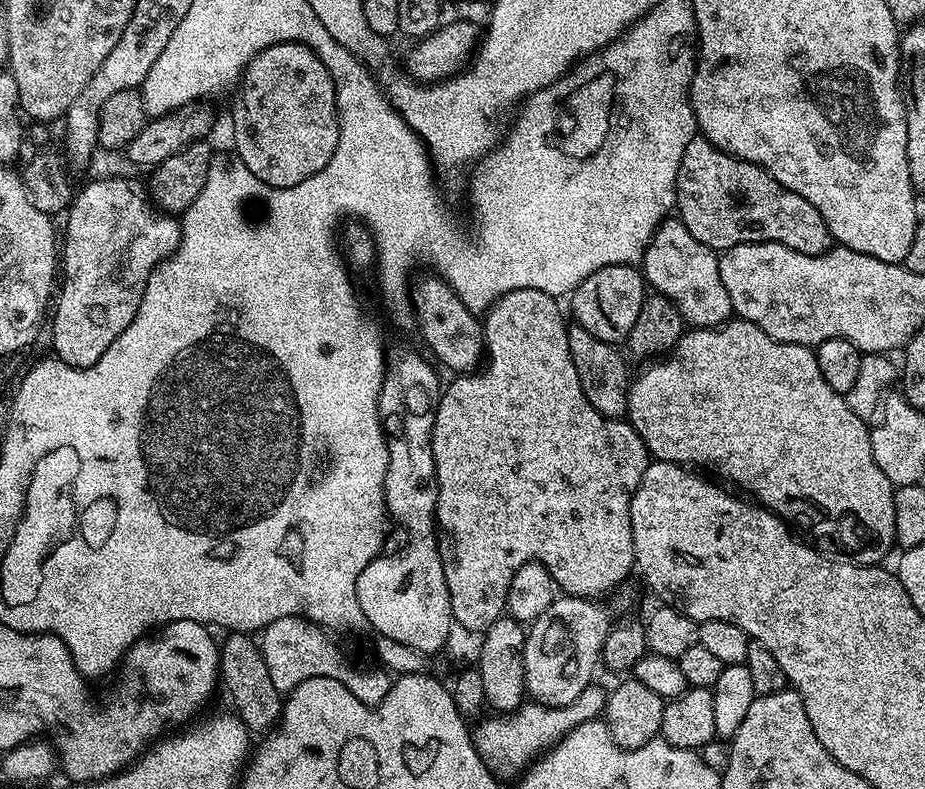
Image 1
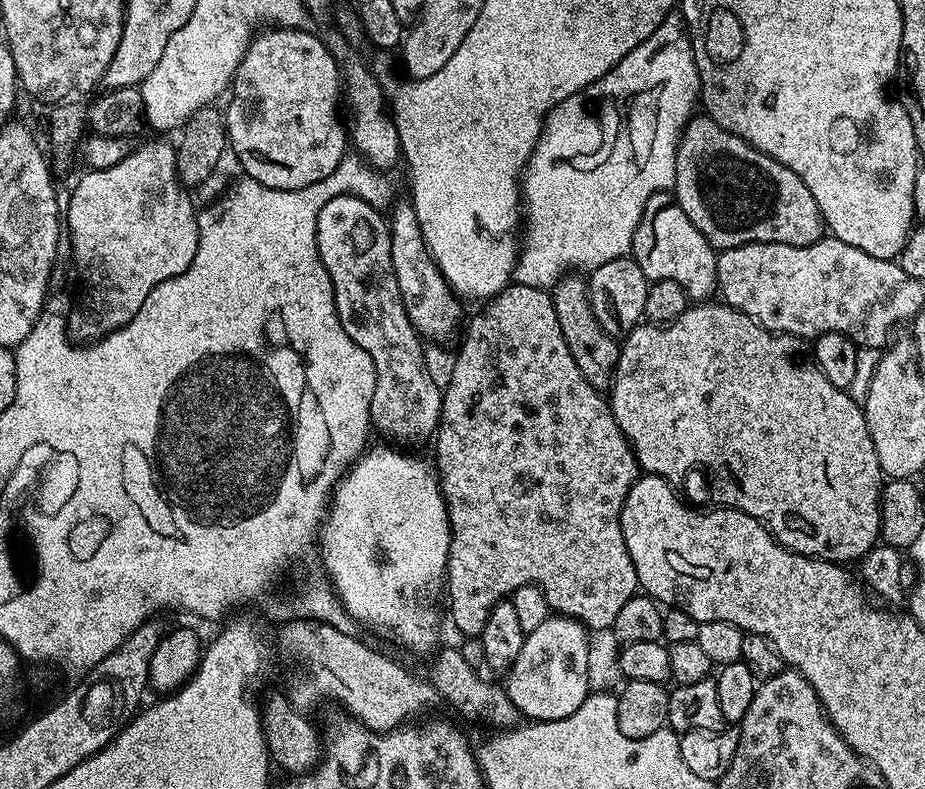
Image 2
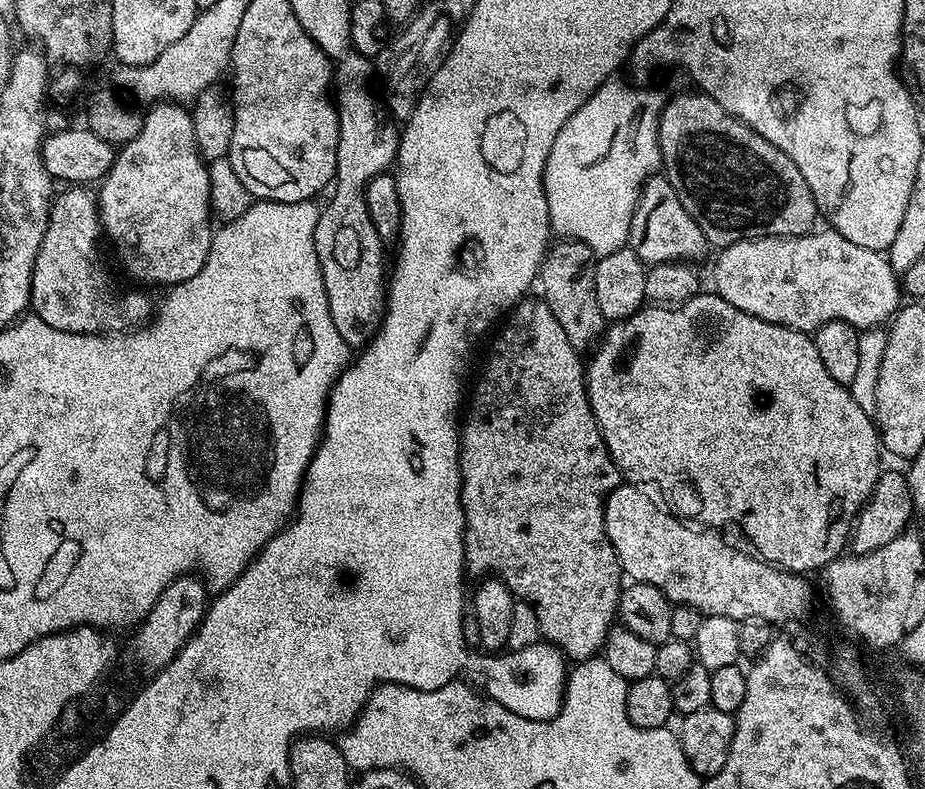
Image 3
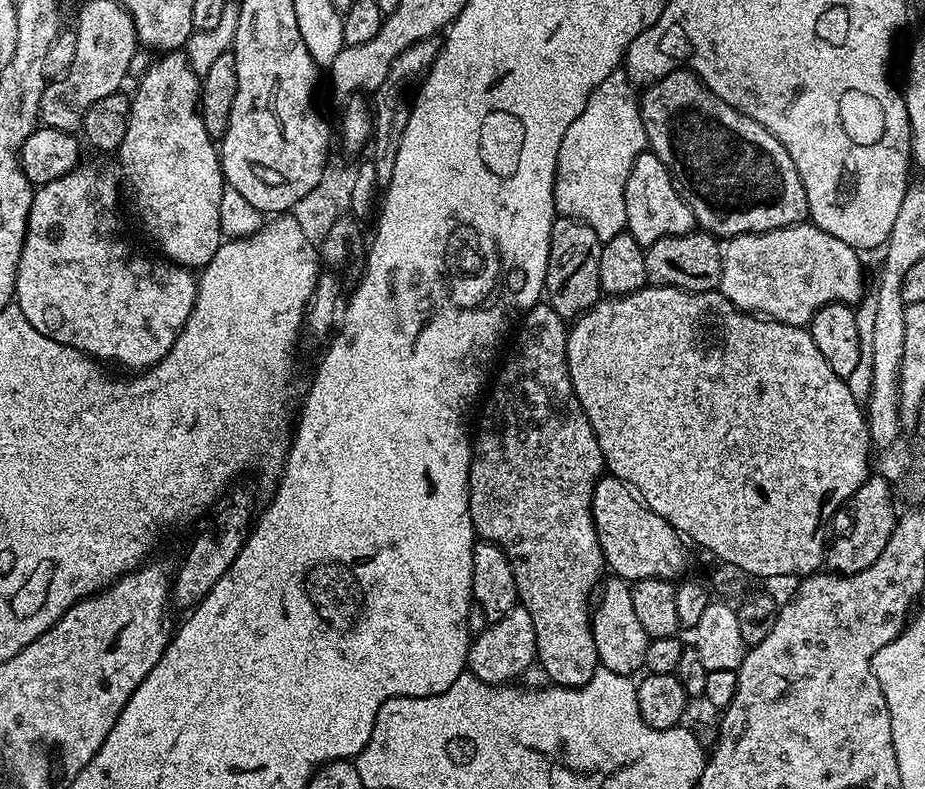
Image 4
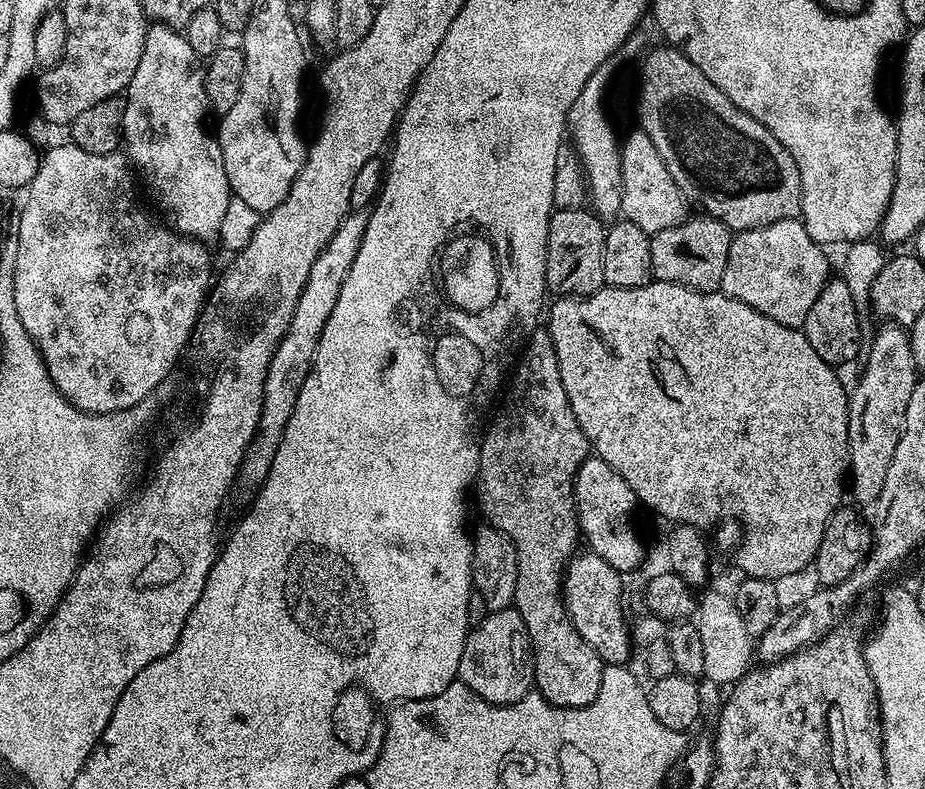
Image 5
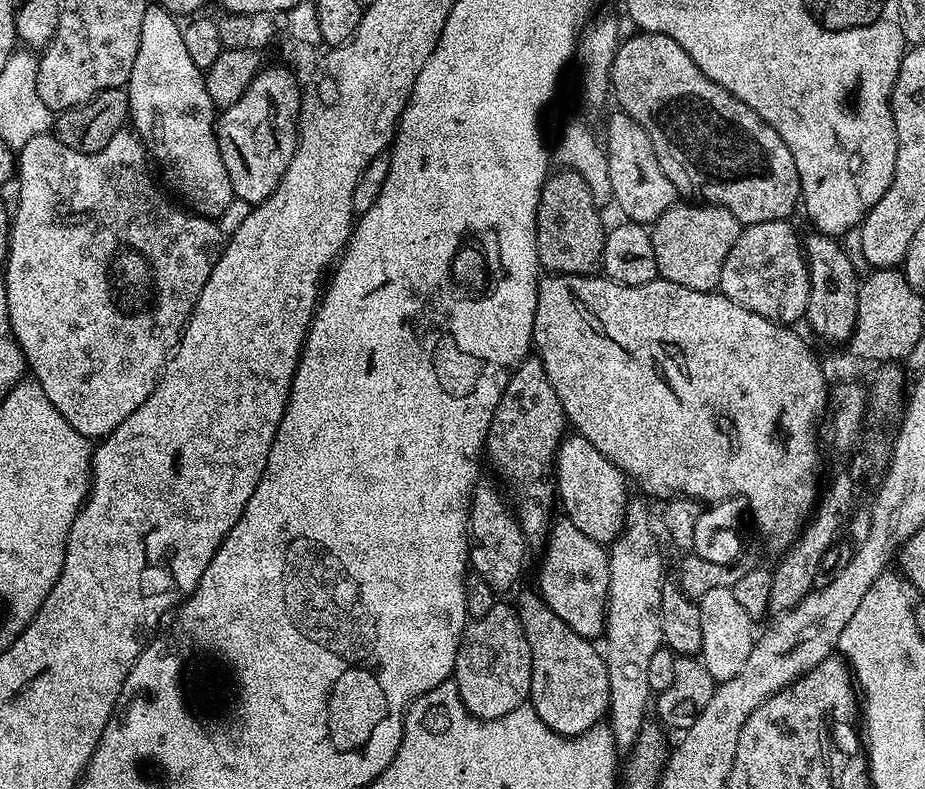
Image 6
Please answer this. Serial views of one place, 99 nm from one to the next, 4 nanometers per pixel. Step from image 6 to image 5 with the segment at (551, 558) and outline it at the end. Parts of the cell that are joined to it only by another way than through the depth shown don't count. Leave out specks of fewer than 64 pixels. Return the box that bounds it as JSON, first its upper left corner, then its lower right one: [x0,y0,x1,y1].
[564,550,632,665]

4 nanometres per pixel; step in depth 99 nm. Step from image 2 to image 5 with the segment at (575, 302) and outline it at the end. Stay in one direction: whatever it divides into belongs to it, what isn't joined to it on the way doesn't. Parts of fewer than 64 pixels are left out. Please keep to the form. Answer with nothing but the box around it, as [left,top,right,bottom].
[546,207,605,297]

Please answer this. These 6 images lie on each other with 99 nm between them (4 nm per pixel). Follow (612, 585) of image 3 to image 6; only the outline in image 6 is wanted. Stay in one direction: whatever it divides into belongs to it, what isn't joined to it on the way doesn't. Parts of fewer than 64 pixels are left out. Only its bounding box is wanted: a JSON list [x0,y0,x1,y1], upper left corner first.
[486,358,610,736]

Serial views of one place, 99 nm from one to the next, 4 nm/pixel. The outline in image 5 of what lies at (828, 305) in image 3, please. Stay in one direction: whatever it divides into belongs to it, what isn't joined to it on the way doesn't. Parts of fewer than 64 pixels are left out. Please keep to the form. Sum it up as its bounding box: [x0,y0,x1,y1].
[720,219,830,329]

